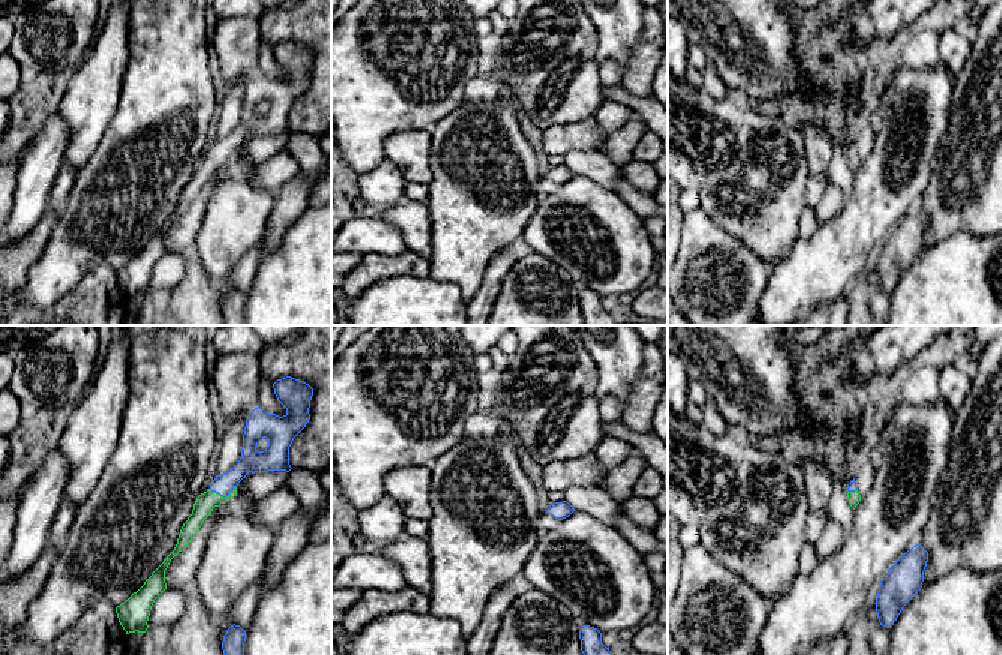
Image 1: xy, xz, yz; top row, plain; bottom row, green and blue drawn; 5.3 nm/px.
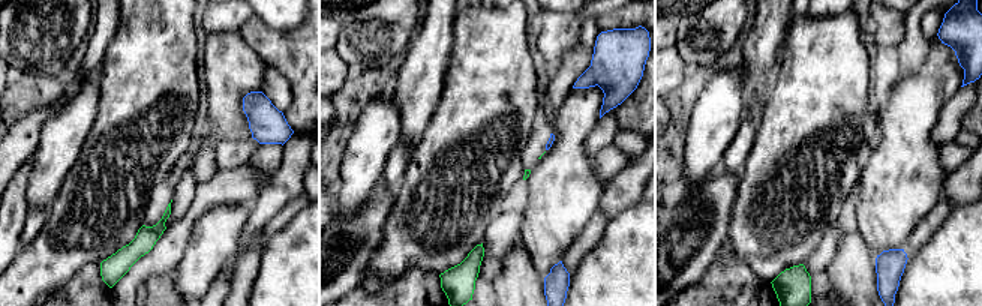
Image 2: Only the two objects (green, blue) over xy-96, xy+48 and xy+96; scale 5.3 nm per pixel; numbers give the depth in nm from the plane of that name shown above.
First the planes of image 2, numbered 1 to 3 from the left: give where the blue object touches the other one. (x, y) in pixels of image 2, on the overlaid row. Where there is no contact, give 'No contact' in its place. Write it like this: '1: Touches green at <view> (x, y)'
1: No contact
2: No contact
3: No contact

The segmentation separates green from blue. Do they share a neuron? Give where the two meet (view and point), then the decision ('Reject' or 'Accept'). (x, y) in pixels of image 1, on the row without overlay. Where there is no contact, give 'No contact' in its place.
Touches green at xy (222, 161). Accept

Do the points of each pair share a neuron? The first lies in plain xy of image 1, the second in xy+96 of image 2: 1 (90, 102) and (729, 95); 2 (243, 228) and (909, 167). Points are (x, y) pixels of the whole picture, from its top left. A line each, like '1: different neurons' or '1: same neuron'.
1: different neurons
2: same neuron

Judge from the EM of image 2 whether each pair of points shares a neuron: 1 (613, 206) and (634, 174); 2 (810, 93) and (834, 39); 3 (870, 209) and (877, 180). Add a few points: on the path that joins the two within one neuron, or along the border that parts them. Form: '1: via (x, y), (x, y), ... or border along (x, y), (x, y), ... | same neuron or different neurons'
1: via (615, 198), (630, 182) | same neuron
2: via (823, 80), (828, 53) | same neuron
3: via (877, 201), (877, 188) | same neuron

